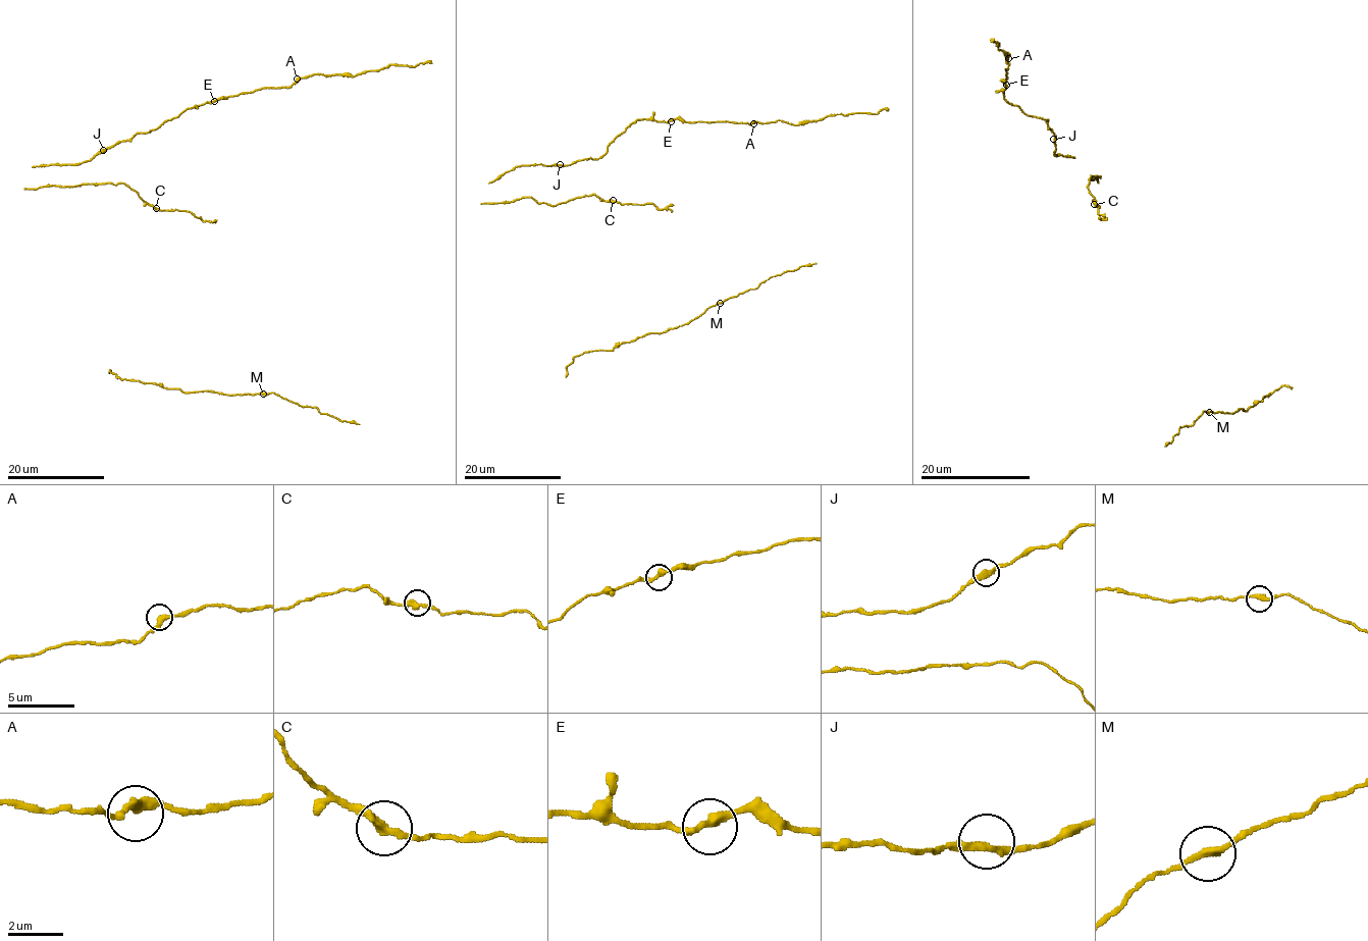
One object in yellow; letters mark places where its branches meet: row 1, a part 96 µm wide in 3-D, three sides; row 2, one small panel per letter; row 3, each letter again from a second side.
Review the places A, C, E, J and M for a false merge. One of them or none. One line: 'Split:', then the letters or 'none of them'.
Split: none of them

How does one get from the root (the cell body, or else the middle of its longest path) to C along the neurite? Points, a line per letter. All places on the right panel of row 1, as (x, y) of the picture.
C: (1096, 177), (1091, 176), (1088, 186), (1095, 205)

